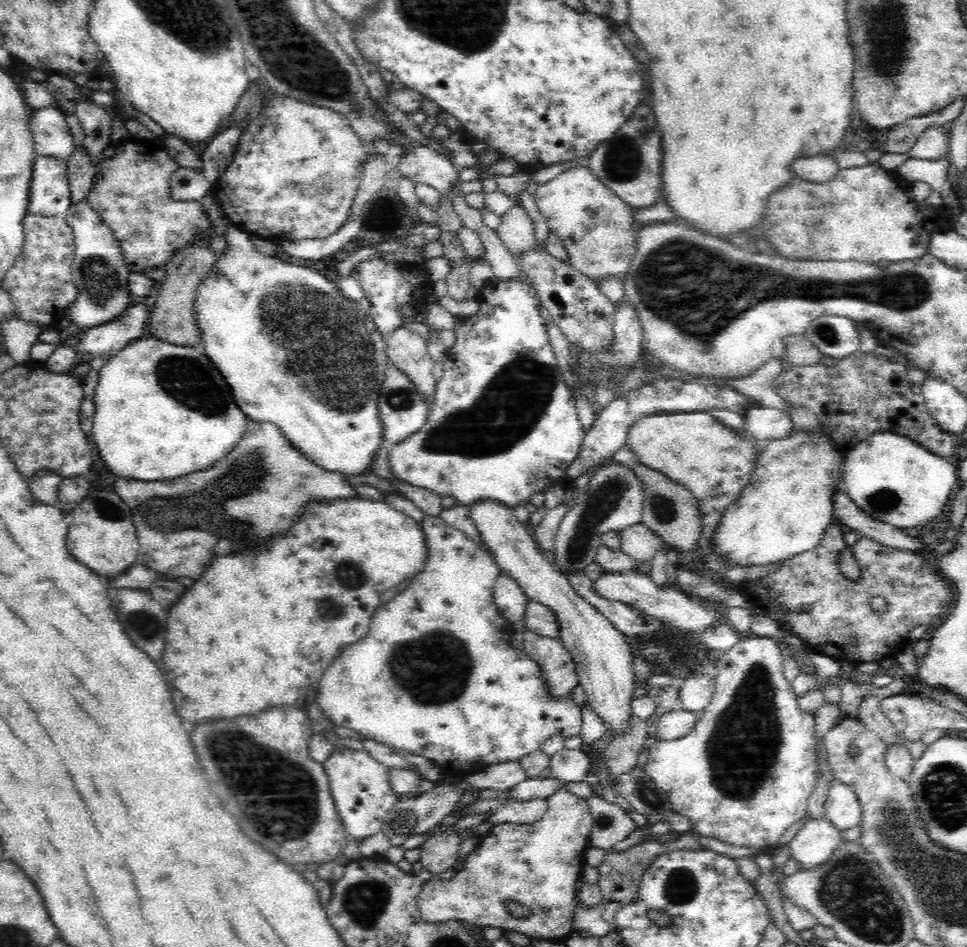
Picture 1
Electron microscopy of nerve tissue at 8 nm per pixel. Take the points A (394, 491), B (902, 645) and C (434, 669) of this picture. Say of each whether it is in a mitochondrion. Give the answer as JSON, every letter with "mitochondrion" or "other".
{"A":"other","B":"other","C":"mitochondrion"}

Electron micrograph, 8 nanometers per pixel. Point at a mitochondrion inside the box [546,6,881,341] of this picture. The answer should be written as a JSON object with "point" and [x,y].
{"point":[622,160]}

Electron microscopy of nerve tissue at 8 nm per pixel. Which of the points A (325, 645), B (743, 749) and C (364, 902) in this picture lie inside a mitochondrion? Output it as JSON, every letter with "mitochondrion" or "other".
{"A":"other","B":"mitochondrion","C":"mitochondrion"}

